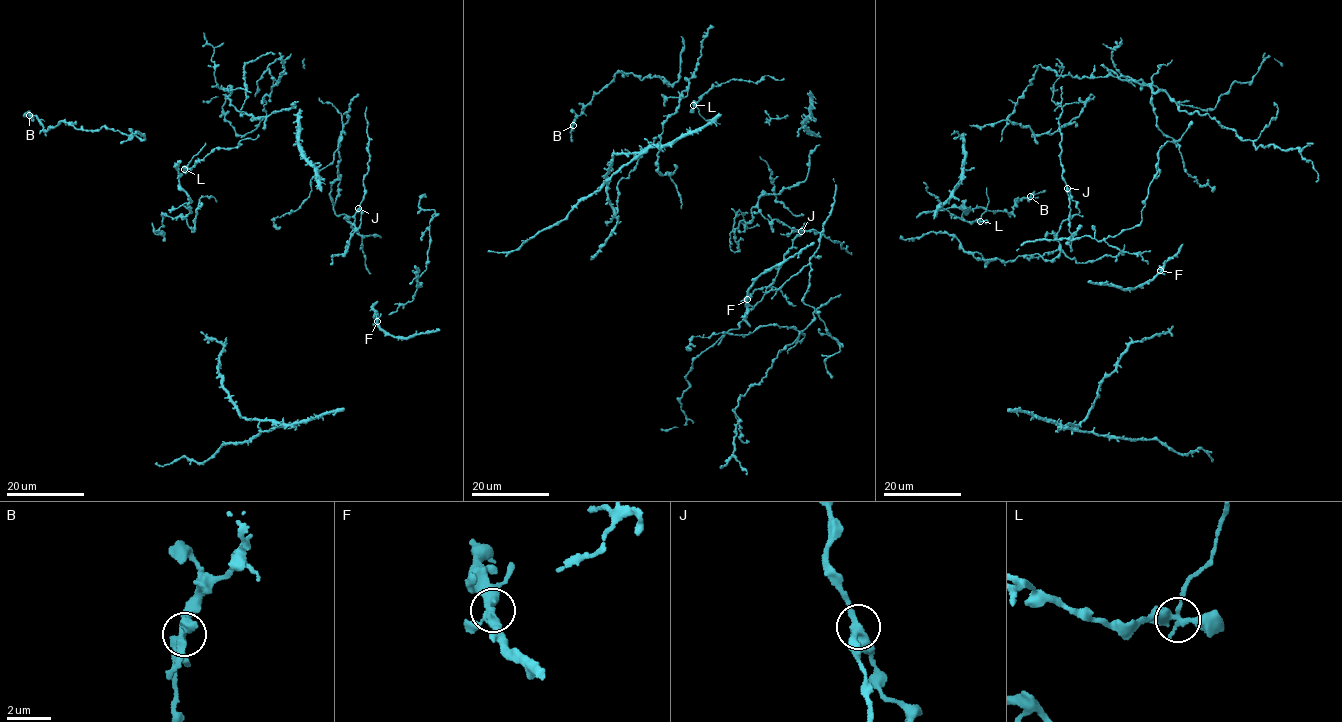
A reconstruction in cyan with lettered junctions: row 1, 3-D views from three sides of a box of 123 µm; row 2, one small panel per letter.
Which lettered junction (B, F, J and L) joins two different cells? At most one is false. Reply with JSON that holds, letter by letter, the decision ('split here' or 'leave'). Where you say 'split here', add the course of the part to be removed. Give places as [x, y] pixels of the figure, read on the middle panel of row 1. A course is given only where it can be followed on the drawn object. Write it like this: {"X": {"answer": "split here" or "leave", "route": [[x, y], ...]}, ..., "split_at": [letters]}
{"B": {"answer": "leave"}, "F": {"answer": "leave"}, "J": {"answer": "leave"}, "L": {"answer": "split here", "route": [[693, 105], [706, 120], [720, 124]]}, "split_at": ["L"]}

